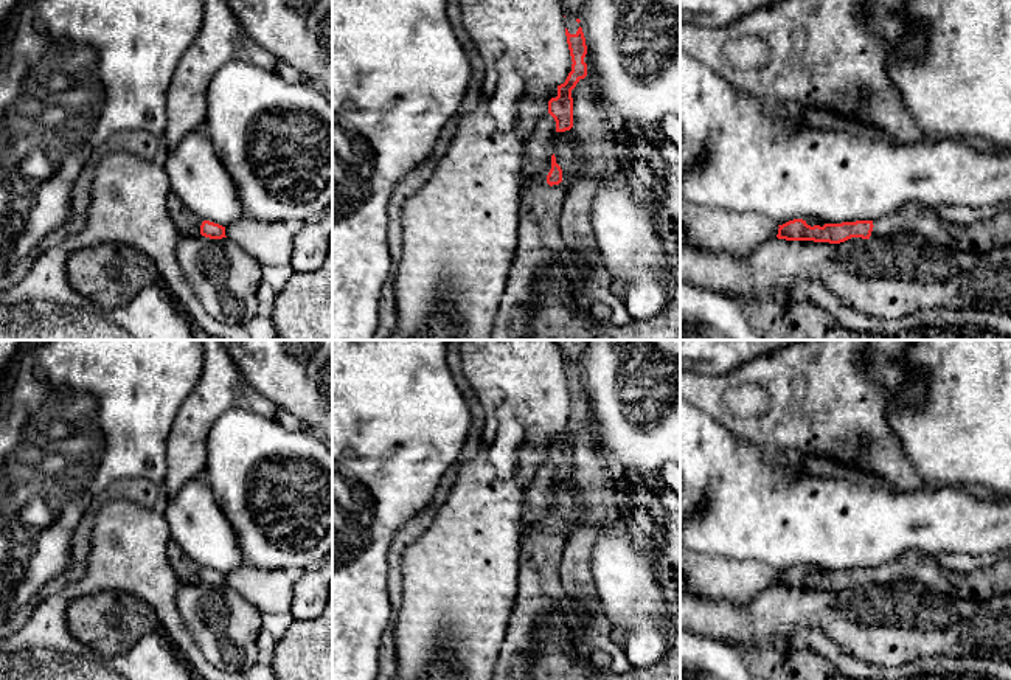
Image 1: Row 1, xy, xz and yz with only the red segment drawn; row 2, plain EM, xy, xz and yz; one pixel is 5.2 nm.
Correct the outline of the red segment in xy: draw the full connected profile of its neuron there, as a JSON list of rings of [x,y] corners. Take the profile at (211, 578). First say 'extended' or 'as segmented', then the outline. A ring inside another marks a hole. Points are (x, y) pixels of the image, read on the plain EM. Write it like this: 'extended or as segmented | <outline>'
extended | [[[169,540],[166,546],[166,556],[180,584],[202,582],[210,587],[227,585],[225,574],[196,564],[182,551],[182,548],[174,540]]]

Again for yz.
extended | [[[909,551],[901,557],[882,564],[876,568],[856,568],[856,570],[842,570],[842,571],[825,571],[817,567],[794,567],[783,573],[778,573],[778,587],[786,588],[814,588],[814,590],[829,590],[840,592],[851,585],[870,587],[871,584],[885,585],[896,581],[918,581],[927,588],[943,593],[946,596],[955,596],[958,599],[969,601],[988,601],[995,596],[1003,596],[1011,593],[1011,556],[1003,557],[989,568],[975,570],[971,573],[958,573],[955,570],[946,568],[938,557]]]

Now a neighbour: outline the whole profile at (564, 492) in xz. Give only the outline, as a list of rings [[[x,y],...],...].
[[[573,475],[565,480],[554,480],[551,498],[556,505],[556,511],[562,517],[562,529],[559,534],[565,542],[568,542],[572,540],[573,533],[579,526],[584,526],[581,520],[581,505],[578,501],[578,487]]]

